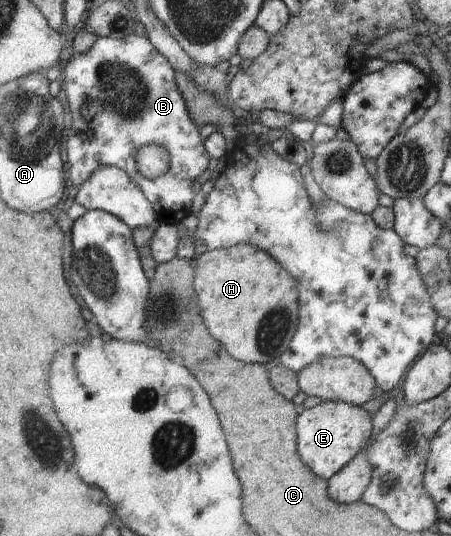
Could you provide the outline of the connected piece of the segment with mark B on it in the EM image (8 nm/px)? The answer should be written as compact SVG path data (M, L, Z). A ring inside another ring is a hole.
M131 34L120 40L100 37L86 52L76 52L63 70L64 79L61 84L72 114L69 137L66 140L67 167L65 172L69 185L79 187L87 182L92 177L92 173L101 166L117 166L126 171L127 175L130 175L131 179L144 191L161 221L176 226L183 223L183 219L189 217L191 213L193 185L211 165L211 157L206 150L201 127L192 118L188 104L180 92L176 80L177 71L172 63L147 36ZM87 100L99 100L103 104L102 112L91 121L87 121L80 110ZM152 143L165 146L171 156L169 171L156 180L146 178L139 171L136 162L139 149Z

